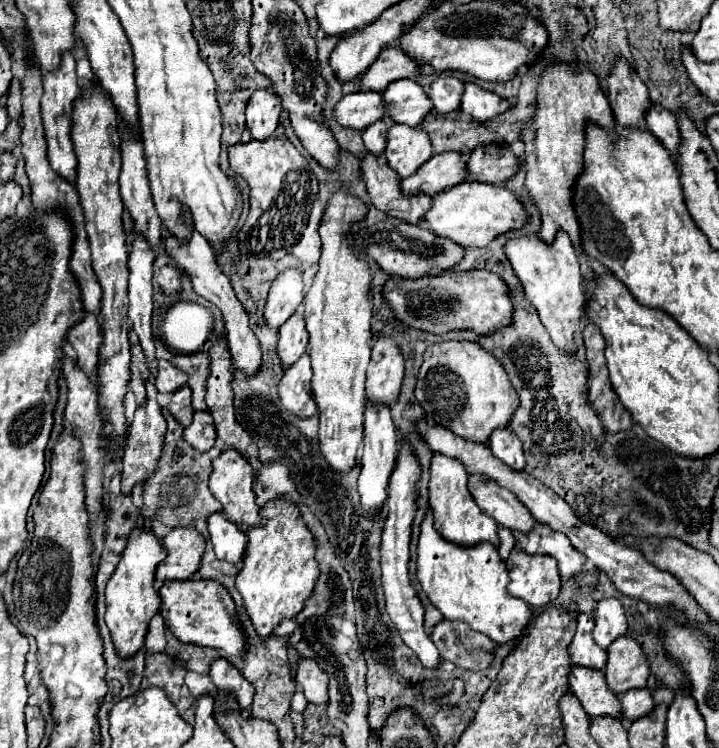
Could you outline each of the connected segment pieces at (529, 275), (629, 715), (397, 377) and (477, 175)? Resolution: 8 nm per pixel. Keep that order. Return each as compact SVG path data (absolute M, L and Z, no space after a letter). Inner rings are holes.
M557 232L555 240L549 244L543 238L539 238L539 234L529 234L527 238L507 240L503 250L517 278L523 284L527 300L537 308L539 318L547 328L551 340L567 352L577 350L573 344L573 332L579 332L583 328L581 318L583 318L585 294L581 290L581 270L575 258L571 238L565 232Z
M639 688L623 694L621 706L623 706L623 718L629 722L635 722L637 718L647 716L655 704L651 700L651 692L647 688Z
M379 338L373 344L371 364L367 370L367 400L373 406L389 406L397 400L403 380L403 358L399 348L389 338Z
M481 144L465 162L467 180L475 182L487 182L487 184L503 184L507 178L511 178L517 172L519 158L497 144Z

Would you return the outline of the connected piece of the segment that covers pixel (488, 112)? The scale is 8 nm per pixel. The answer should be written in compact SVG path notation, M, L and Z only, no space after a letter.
M465 82L463 96L461 96L461 110L471 114L473 120L487 122L495 118L497 114L505 112L509 108L509 100L501 100L495 92L483 90L481 86L473 82Z

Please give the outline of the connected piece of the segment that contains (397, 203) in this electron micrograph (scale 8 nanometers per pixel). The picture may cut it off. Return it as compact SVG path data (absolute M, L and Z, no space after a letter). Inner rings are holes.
M367 154L361 160L361 180L367 186L367 194L373 206L389 216L395 216L411 224L419 224L419 220L423 218L423 212L429 208L429 202L431 202L429 196L413 198L413 196L405 196L399 190L401 178L397 172L393 172L387 166L383 156L379 156L377 160L371 160L371 154Z

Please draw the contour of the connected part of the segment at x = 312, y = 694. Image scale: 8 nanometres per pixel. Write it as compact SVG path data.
M301 658L297 662L295 680L301 686L301 690L309 702L327 704L327 676L319 670L315 660Z

